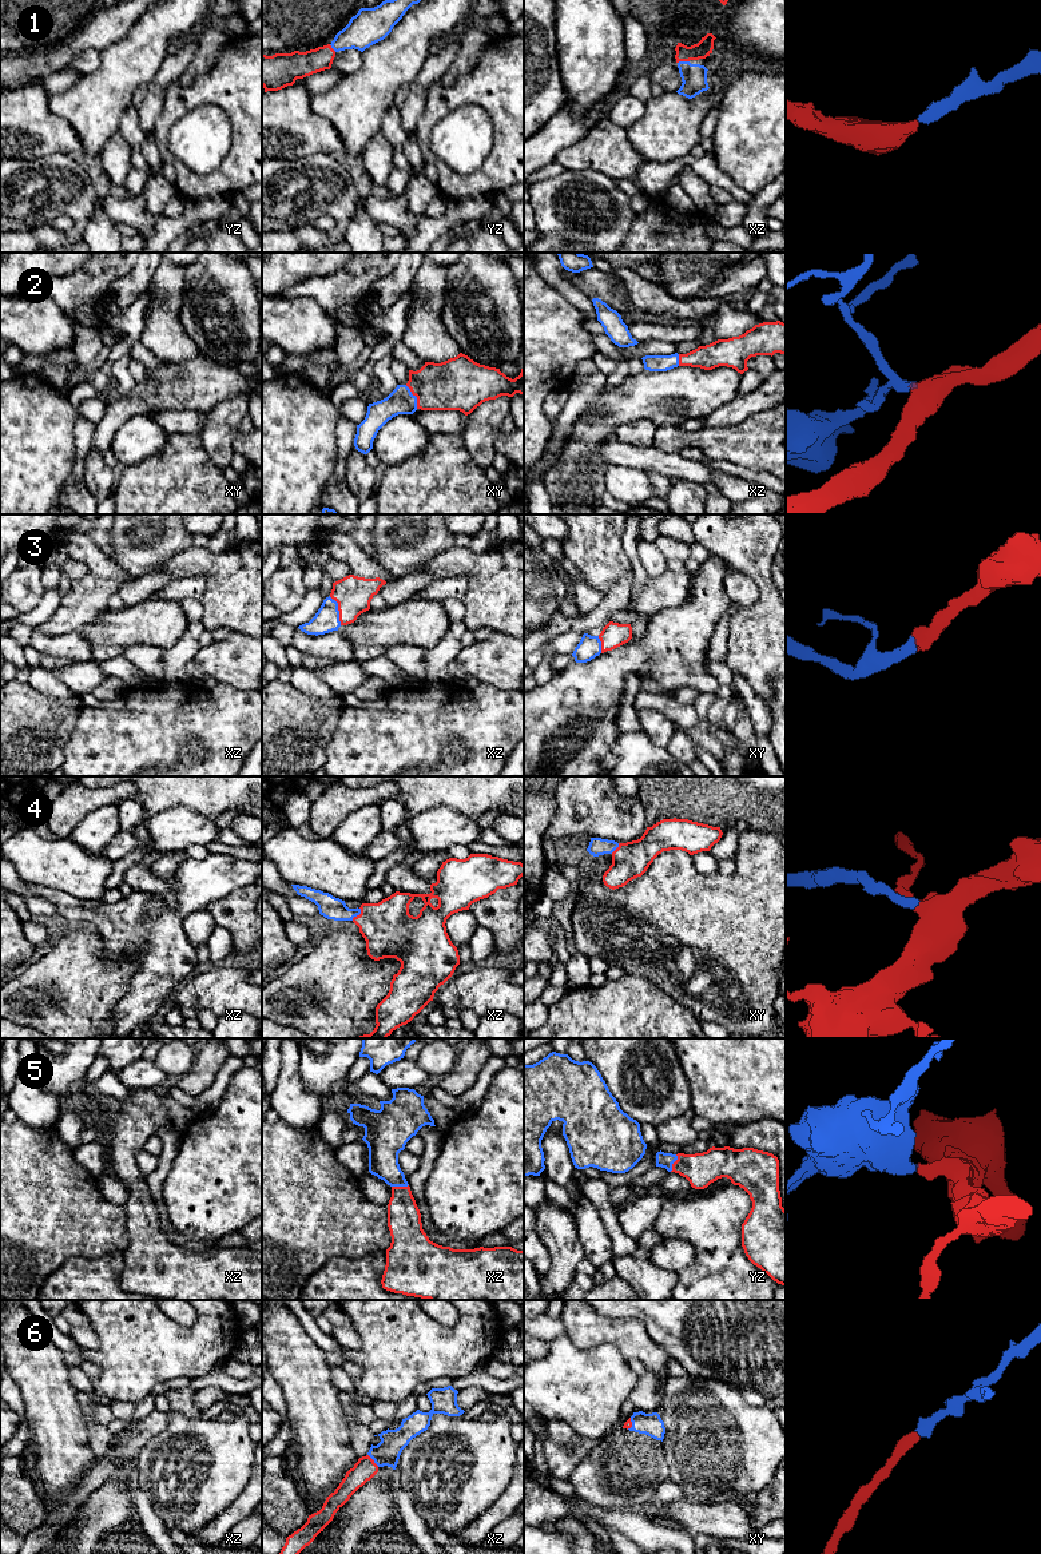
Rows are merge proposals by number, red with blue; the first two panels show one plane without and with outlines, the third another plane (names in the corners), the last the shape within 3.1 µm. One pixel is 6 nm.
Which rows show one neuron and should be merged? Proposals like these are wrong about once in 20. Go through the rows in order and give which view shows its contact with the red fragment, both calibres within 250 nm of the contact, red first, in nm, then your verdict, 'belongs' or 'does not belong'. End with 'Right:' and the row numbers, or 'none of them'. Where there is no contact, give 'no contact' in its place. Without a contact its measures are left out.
1: contact in xz; calibres 100 and 160 nm; belongs
2: contact in xy; calibres 300 and 160 nm; belongs
3: contact in xz; calibres 220 and 150 nm; belongs
4: contact in xz; calibres 320 and 140 nm; belongs
5: contact in xz; calibres 200 and 180 nm; belongs
6: contact in xz; calibres 140 and 160 nm; belongs
Right: 1, 2, 3, 4, 5, 6

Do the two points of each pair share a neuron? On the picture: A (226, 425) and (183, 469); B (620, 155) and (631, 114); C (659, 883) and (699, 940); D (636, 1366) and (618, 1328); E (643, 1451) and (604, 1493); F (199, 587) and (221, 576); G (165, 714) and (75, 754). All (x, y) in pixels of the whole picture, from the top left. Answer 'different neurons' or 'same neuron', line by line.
A: different neurons
B: different neurons
C: same neuron
D: different neurons
E: same neuron
F: different neurons
G: same neuron

